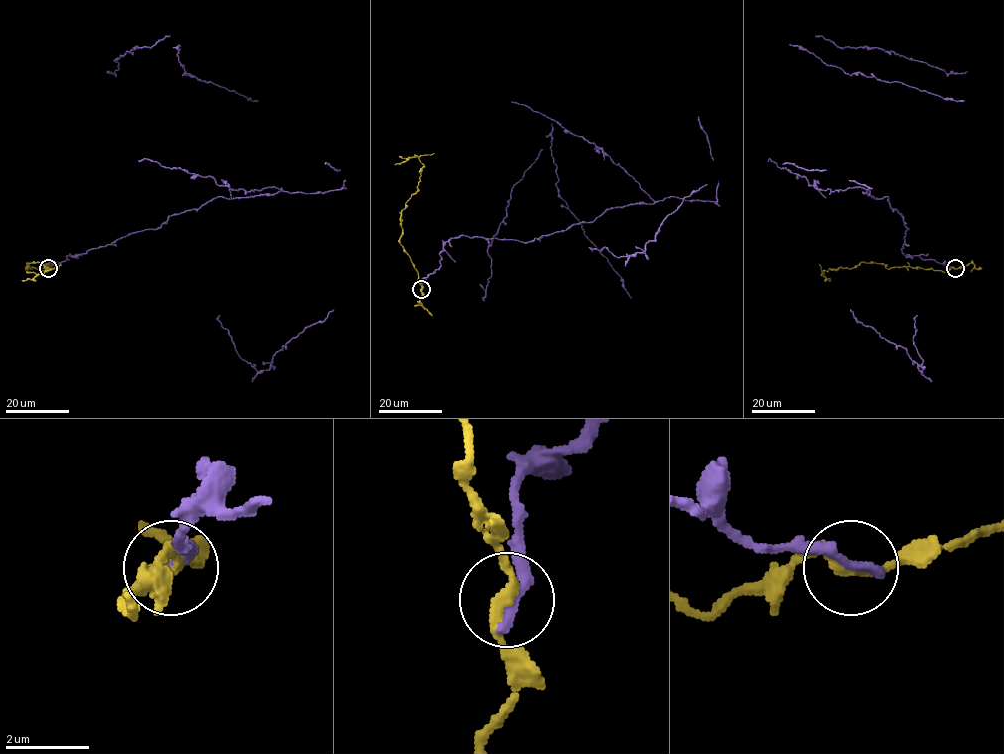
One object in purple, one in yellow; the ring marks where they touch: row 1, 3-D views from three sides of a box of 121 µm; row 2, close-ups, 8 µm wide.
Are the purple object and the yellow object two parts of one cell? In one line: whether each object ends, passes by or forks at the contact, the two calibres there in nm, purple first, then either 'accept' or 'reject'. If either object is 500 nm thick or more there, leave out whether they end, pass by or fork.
purple ends there; yellow passes by; 320 nm thick on the purple side, 200 nm on the other; reject

